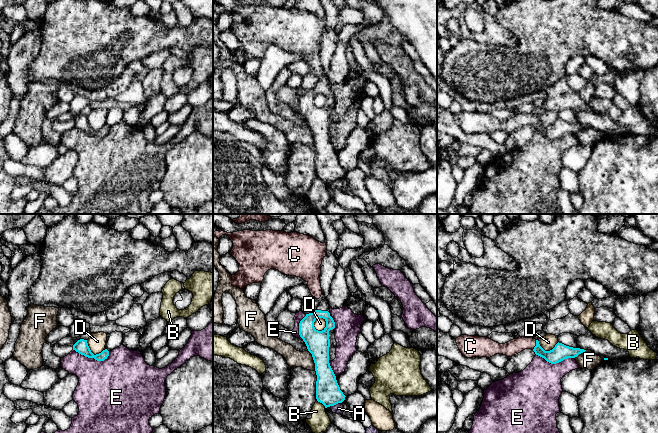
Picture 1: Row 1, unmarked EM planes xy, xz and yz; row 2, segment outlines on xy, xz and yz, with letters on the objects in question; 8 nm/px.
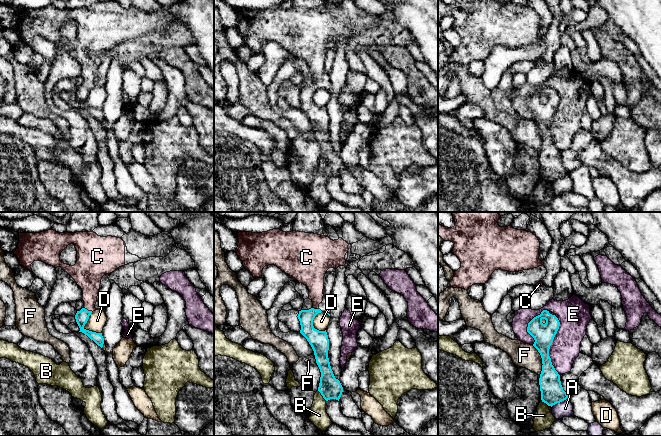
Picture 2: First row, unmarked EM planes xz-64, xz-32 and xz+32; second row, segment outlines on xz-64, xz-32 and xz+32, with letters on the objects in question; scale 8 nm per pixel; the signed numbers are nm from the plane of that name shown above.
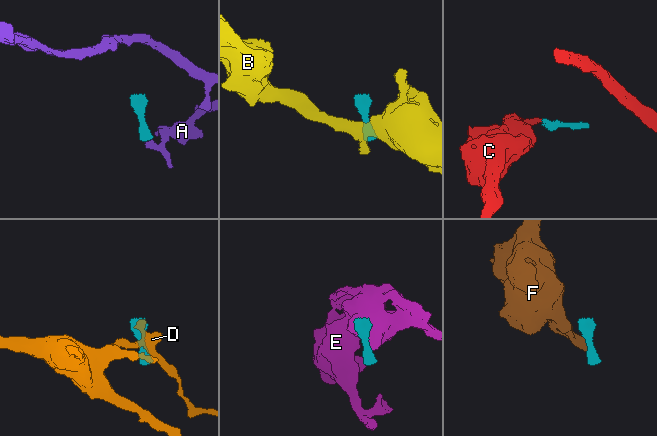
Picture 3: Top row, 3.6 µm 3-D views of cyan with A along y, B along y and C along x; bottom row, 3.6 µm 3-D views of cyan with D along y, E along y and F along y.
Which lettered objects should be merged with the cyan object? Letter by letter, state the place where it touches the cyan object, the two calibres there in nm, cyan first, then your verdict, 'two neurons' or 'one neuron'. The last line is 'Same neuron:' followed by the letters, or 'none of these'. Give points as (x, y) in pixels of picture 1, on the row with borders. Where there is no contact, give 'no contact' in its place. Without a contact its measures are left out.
A: meets cyan in xz at (336, 403); 200 nm thick on the cyan side, 80 nm on the other; two neurons
B: meets cyan in xz at (321, 402); 200 nm thick on the cyan side, 160 nm on the other; two neurons
C: meets cyan in yz at (536, 345); 130 nm thick on the cyan side, 120 nm on the other; one neuron
D: meets cyan in xz at (326, 325); 190 nm thick on the cyan side, 90 nm on the other; two neurons
E: meets cyan in xy at (91, 357); 110 nm thick on the cyan side, 400 nm on the other; two neurons
F: meets cyan in xz at (313, 359); 190 nm thick on the cyan side, 140 nm on the other; two neurons
Same neuron: C

